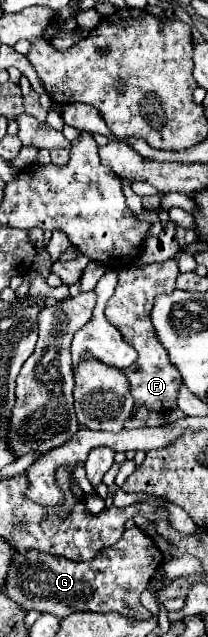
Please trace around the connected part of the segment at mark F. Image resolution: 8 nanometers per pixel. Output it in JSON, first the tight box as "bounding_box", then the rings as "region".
{"bounding_box":[105,260,183,414],"region":[[[167,260],[161,264],[149,264],[143,268],[127,268],[119,272],[119,282],[115,288],[115,294],[107,302],[105,316],[107,320],[123,334],[125,342],[131,342],[131,346],[137,350],[139,358],[123,370],[129,380],[129,390],[135,400],[133,412],[139,408],[147,408],[157,414],[167,414],[177,410],[175,398],[179,394],[179,386],[183,386],[183,378],[175,366],[171,366],[169,354],[163,348],[161,342],[157,342],[153,324],[151,324],[151,308],[159,294],[171,294],[175,290],[175,278],[179,270],[175,260]]]}

